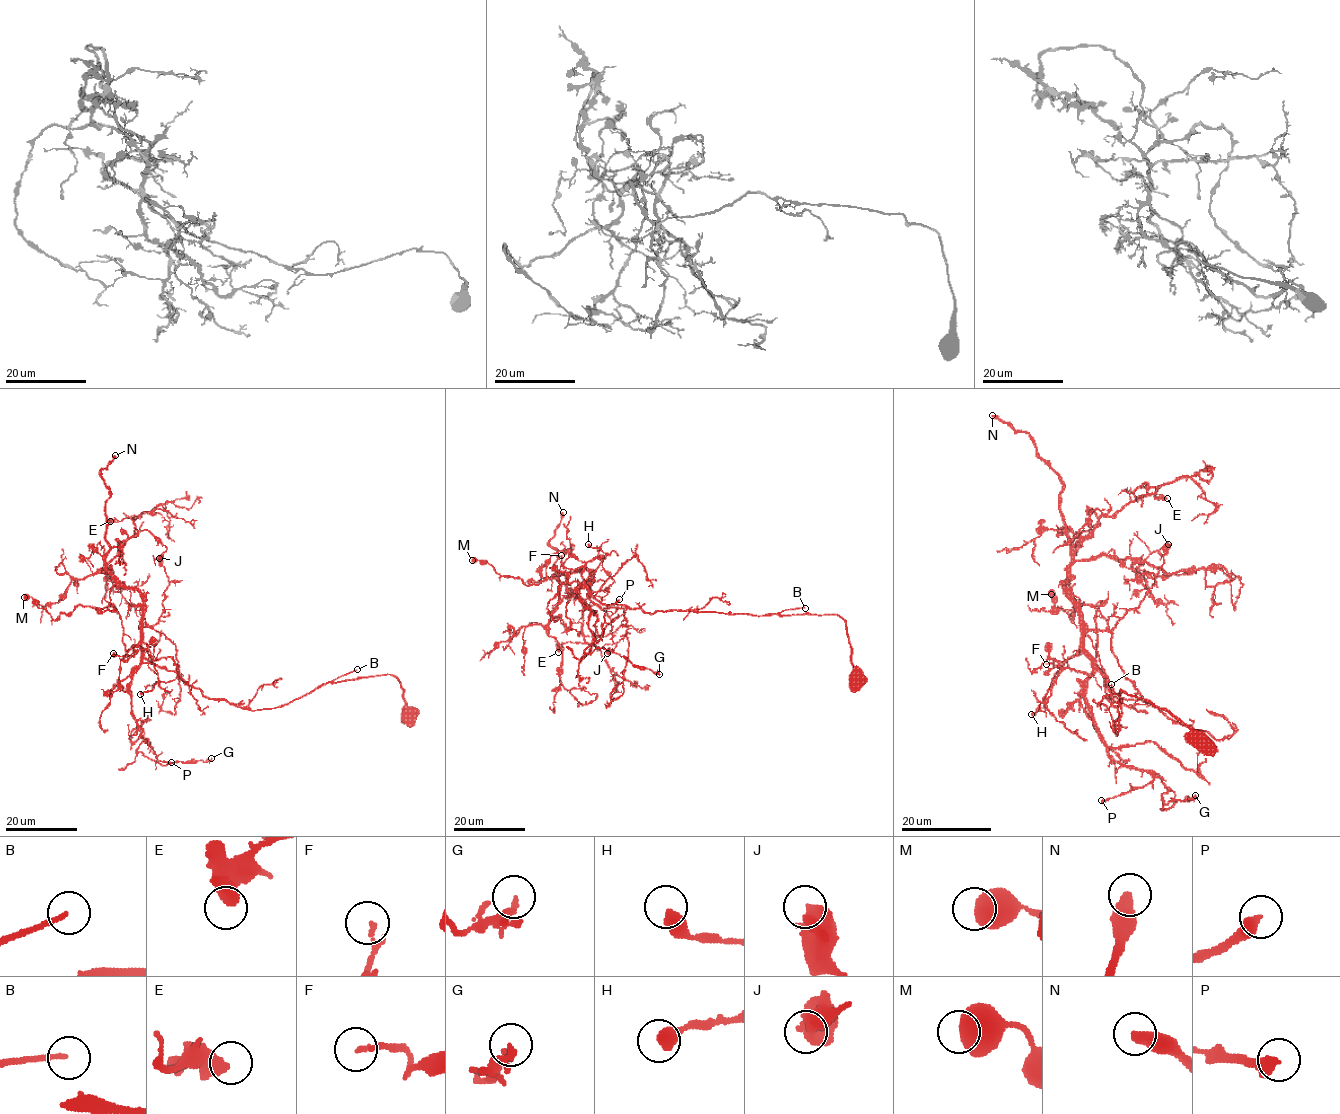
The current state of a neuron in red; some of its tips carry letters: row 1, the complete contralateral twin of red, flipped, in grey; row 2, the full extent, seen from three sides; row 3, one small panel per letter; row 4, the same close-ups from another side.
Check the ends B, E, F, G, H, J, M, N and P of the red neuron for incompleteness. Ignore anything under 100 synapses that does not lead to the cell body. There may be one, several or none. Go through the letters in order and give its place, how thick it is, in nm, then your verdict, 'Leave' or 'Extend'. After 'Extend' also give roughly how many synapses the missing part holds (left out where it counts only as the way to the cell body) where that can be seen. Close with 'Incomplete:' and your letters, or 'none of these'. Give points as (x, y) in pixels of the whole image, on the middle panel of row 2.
B: Place: (805, 608). Thickness 150 nm. Leave
E: Place: (558, 652). Thickness 550 nm. Leave
F: Place: (561, 555). Thickness 170 nm. Leave
G: Place: (659, 674). Thickness 190 nm. Leave
H: Place: (588, 544). Thickness 480 nm. Leave
J: Place: (607, 653). Thickness 600 nm. Leave
M: Place: (472, 560). Thickness 700 nm. Leave
N: Place: (563, 512). Thickness 480 nm. Extend. Roughly 170 synapses
P: Place: (619, 599). Thickness 480 nm. Leave
Incomplete: N

